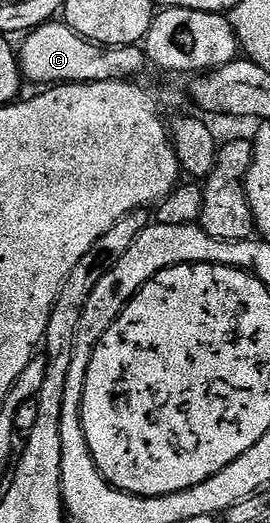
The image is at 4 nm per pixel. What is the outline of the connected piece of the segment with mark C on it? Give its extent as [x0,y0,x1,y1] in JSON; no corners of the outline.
[18,19,149,87]

